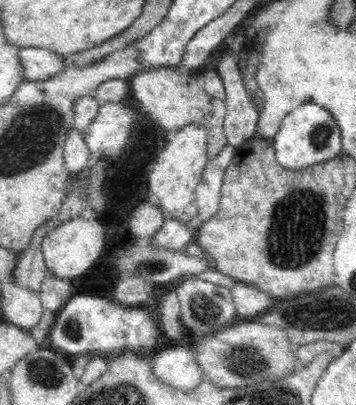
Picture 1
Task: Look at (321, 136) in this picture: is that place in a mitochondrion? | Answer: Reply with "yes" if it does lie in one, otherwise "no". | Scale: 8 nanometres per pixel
yes

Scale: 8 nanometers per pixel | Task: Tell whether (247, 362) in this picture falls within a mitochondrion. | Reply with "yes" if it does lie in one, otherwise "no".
yes

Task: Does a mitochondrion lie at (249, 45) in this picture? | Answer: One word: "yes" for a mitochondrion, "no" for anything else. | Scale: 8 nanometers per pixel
no

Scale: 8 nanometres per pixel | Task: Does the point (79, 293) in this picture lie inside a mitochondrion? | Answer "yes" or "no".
no

